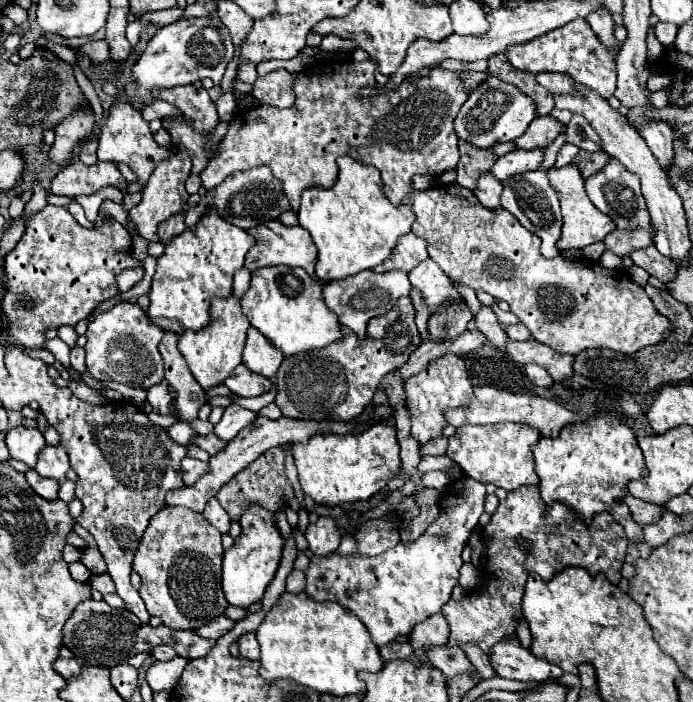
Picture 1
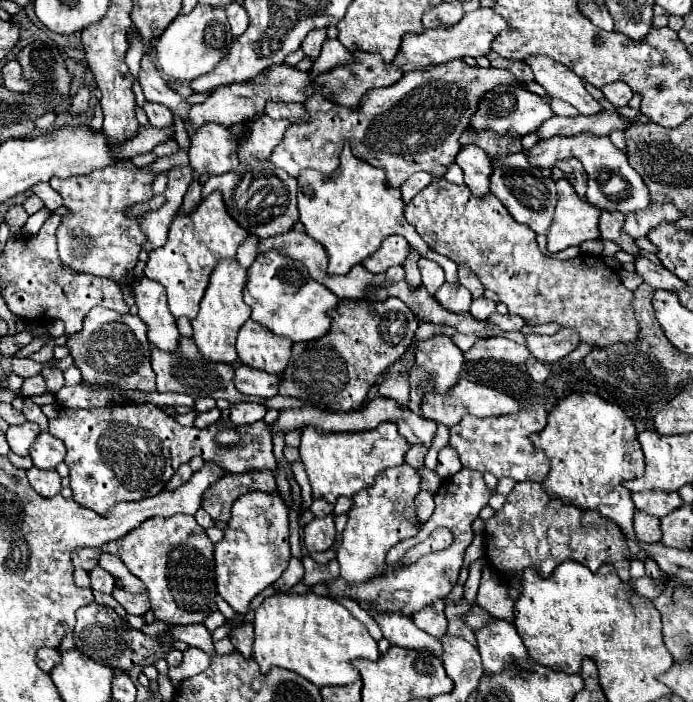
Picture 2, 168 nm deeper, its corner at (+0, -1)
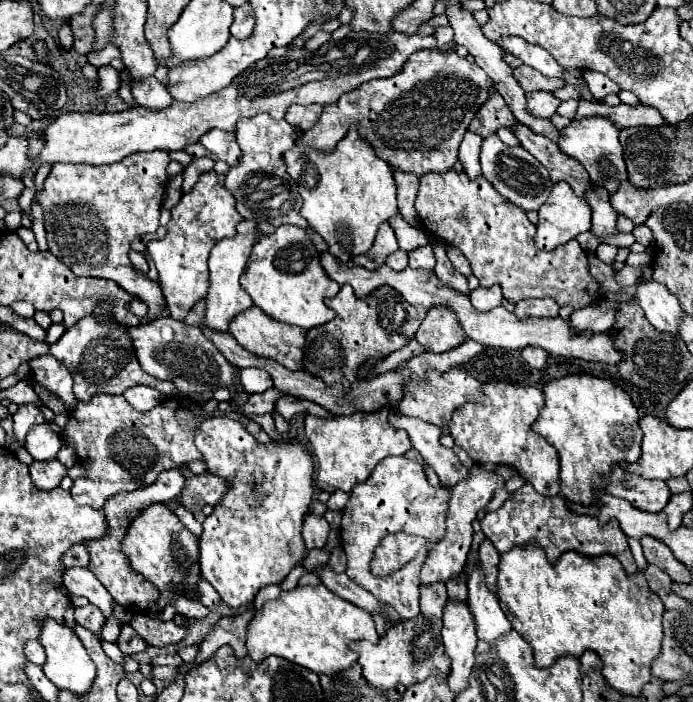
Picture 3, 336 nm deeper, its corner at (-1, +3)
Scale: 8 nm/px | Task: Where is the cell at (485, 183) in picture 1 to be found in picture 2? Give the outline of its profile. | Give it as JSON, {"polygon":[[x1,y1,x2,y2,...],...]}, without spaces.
{"polygon":[[465,146,457,154,457,164,465,172,465,184,473,196,483,198,489,194,489,182,493,174,493,164,479,146]]}

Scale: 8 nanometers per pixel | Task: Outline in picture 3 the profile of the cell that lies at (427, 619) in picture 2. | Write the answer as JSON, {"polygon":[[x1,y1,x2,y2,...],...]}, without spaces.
{"polygon":[[444,582,434,584,422,584,420,586,420,612,428,616,442,616,442,610,446,606,446,586]]}

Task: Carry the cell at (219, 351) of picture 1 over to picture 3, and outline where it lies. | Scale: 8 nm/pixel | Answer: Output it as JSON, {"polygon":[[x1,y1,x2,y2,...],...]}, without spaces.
{"polygon":[[260,222,258,228,252,234,234,234,228,238,222,238,216,242,216,246,210,252,208,258,208,266,210,266,210,288,206,294,206,316,204,322,208,322,208,326,212,326,214,330,226,332,228,330,228,320,232,320,236,314,244,312,246,308,252,306,252,298,248,296,246,290,242,290,238,278,242,274,242,270,248,264,250,258,250,250,254,246,254,242,258,242,262,236,270,236,276,228,268,222]]}

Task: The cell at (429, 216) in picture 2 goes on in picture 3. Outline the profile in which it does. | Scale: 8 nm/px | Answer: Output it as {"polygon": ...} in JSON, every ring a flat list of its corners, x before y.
{"polygon":[[456,170,442,174,428,172,420,176,416,210,424,228,462,250,472,266,472,274,480,280,480,286,488,288,498,284,504,298,514,304,524,298,552,296,560,306,570,302,576,308,584,308,600,298,600,284,590,276,588,256,580,244,572,240,556,250,536,248,532,240,536,228,526,212,492,190,492,184,484,176,470,180,466,172]]}

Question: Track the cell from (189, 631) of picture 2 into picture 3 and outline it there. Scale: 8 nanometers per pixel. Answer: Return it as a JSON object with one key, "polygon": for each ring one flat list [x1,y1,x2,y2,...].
{"polygon":[[134,614,128,624,144,638,144,642,148,642,148,646,156,648,176,644,186,636,184,626,176,626,174,622,160,622,146,614]]}

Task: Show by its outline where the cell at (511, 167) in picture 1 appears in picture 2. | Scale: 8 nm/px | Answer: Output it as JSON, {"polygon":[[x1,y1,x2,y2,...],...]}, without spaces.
{"polygon":[[579,134,571,138,549,138,549,140,539,140,531,150,525,152,527,162,533,168,553,168,557,160,565,158,577,158,581,160,587,176,589,176,589,188,587,188,587,202,607,210,615,212,619,210,621,214,631,214,637,210,643,210,649,204,649,190,643,182,643,178,629,166,627,156,619,154,619,150,613,146,613,142,607,136,593,136,593,134]]}

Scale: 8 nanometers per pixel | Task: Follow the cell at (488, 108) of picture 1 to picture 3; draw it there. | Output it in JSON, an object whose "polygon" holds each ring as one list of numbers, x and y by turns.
{"polygon":[[530,92,528,94,528,108,532,114,540,118,552,118,556,114,560,100,552,92]]}

